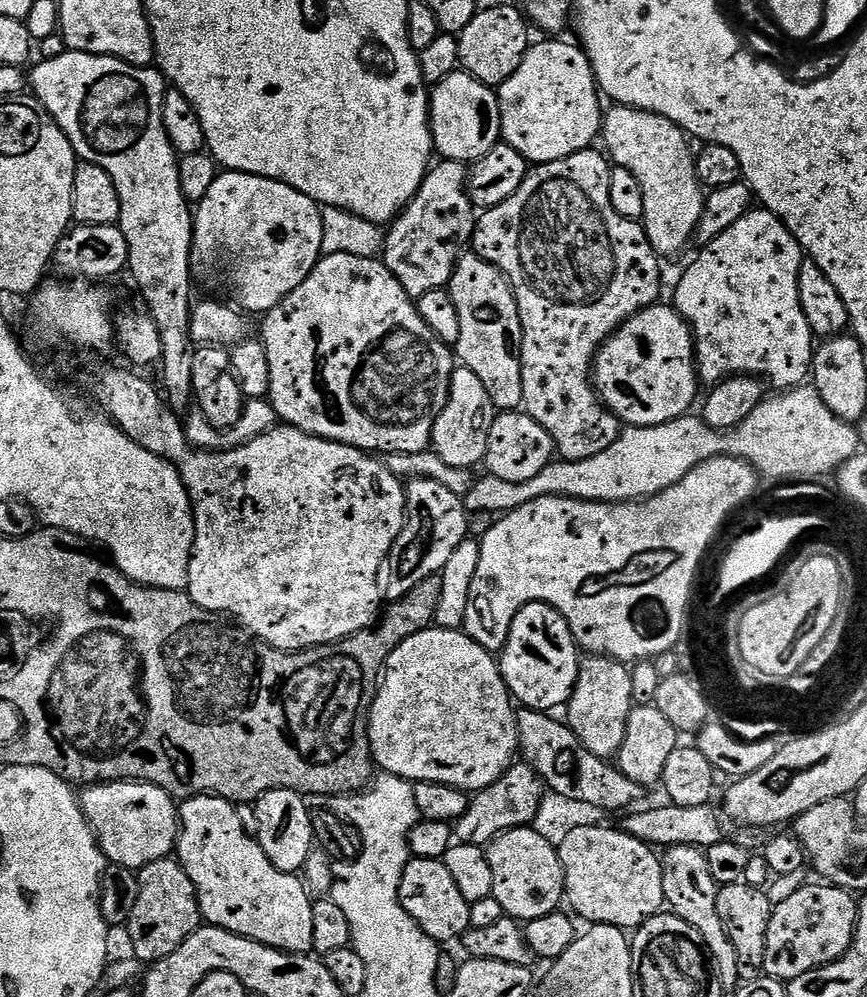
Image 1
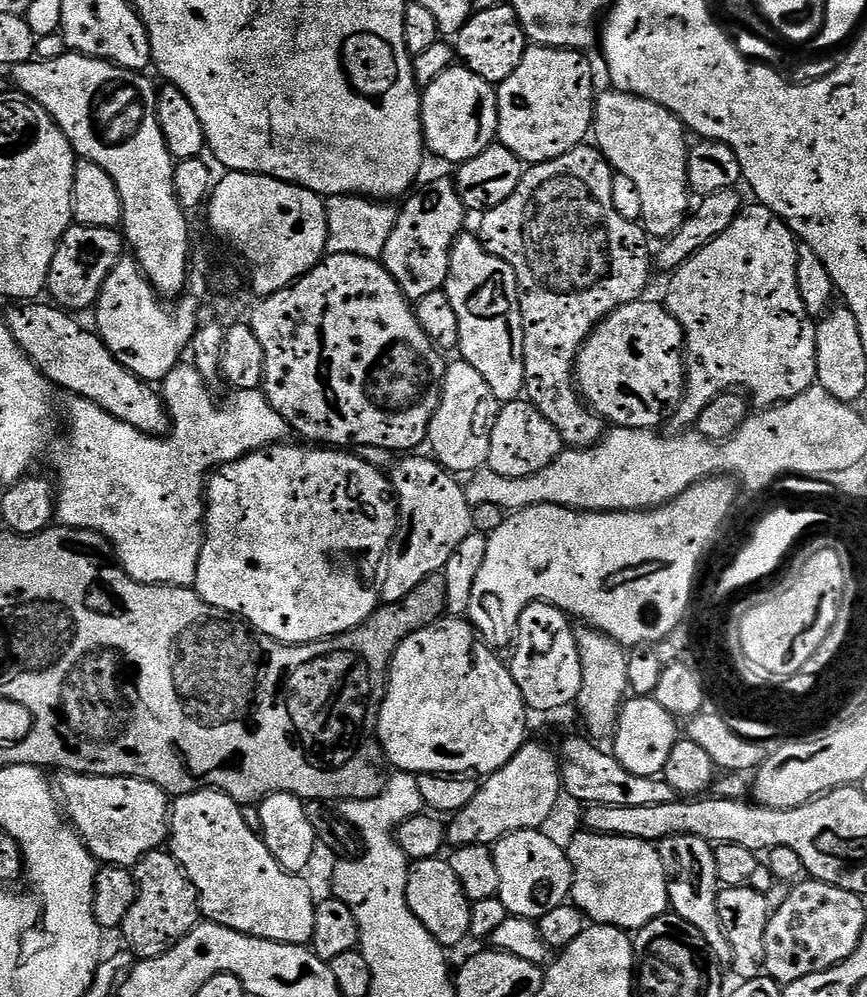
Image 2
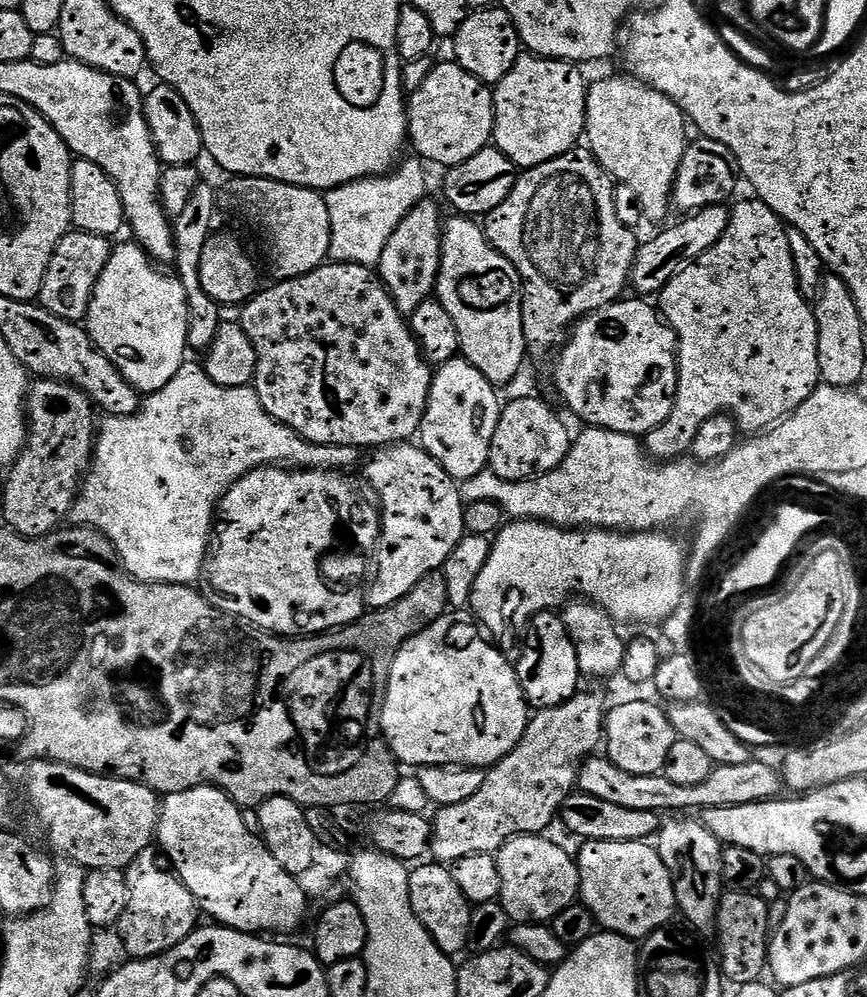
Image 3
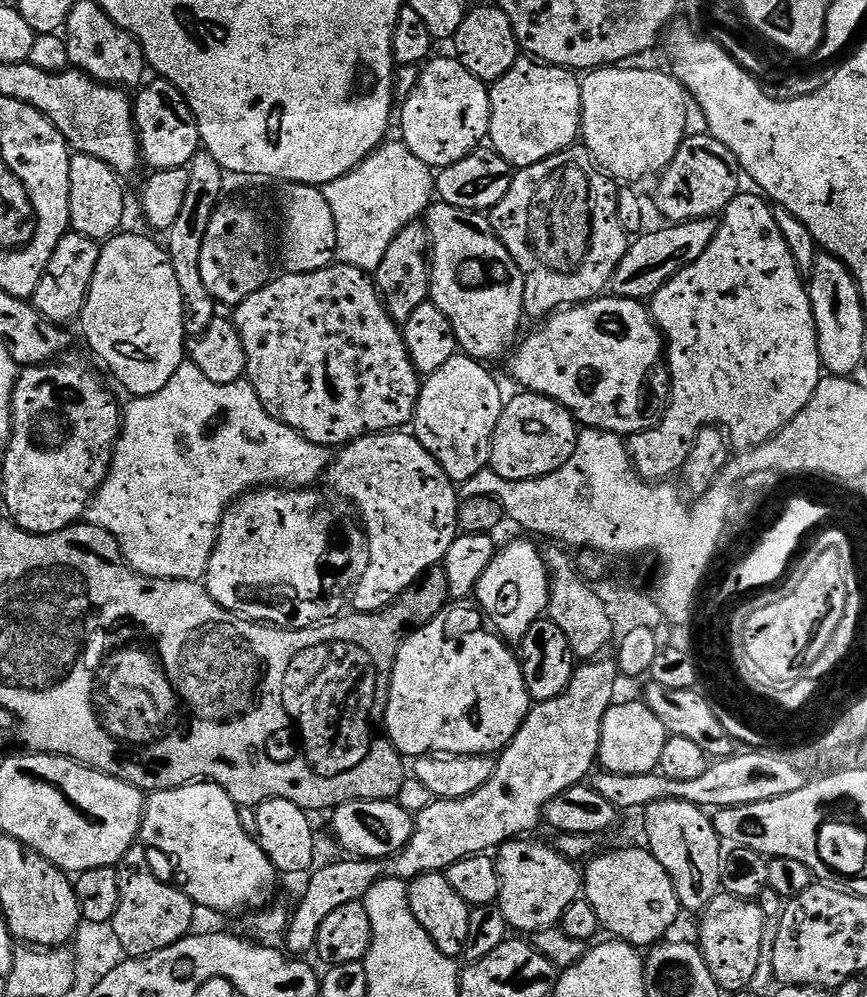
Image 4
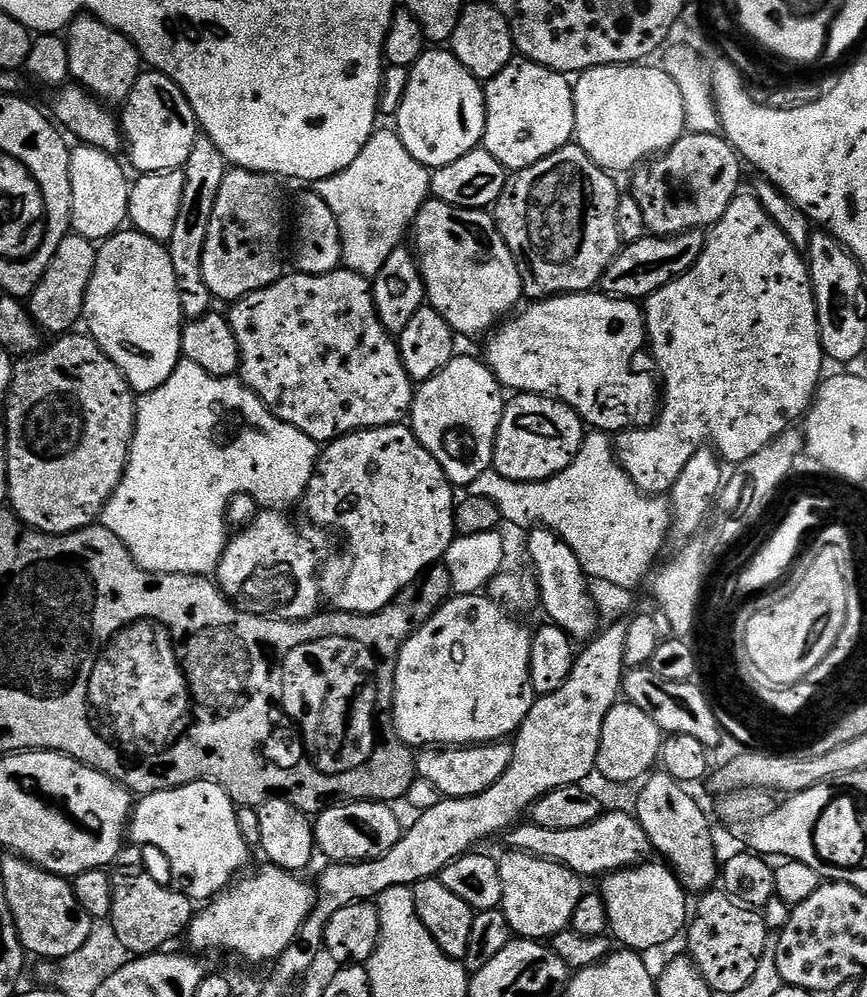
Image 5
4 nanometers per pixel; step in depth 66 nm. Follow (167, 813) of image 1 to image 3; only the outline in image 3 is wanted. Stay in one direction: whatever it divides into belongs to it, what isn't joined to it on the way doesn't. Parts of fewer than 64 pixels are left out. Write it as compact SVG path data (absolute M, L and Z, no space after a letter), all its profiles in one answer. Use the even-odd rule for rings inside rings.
M34 760L27 765L28 768L24 772L24 792L28 795L28 804L32 807L34 815L40 819L40 824L44 827L44 832L48 835L48 840L54 847L65 852L71 861L83 866L85 869L91 870L94 868L122 868L127 869L127 866L132 859L142 850L146 850L153 843L156 835L156 824L160 820L160 805L157 793L153 792L144 784L136 784L133 780L118 780L111 776L95 776L93 772L83 772L77 768L71 768L65 764L56 764L53 760Z

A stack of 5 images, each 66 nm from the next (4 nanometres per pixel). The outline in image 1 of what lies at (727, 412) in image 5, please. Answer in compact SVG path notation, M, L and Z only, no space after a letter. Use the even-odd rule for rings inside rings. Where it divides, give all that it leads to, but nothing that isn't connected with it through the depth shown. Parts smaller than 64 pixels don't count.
M749 210L730 226L730 230L722 230L714 242L699 249L696 261L681 274L676 284L674 307L691 327L696 371L705 385L747 374L763 378L769 385L772 383L776 387L773 389L791 390L809 379L814 355L814 333L798 294L798 274L806 253L783 220L770 211L756 211Z

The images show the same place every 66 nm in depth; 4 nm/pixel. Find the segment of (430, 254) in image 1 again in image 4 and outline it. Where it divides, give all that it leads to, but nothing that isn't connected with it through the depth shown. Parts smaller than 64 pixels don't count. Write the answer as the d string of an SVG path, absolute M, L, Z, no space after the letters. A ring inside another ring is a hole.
M423 223L407 224L400 231L398 238L390 242L390 250L386 250L386 258L382 258L382 266L374 273L376 288L380 292L380 299L385 308L399 325L404 325L429 299L432 287L432 269L430 267L430 237L428 229Z

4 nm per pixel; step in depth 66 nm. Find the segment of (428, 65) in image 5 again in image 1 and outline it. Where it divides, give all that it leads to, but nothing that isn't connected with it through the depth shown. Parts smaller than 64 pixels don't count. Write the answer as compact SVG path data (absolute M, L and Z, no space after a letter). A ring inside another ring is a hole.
M457 70L430 92L430 123L435 151L445 160L475 162L501 143L500 97L469 72Z

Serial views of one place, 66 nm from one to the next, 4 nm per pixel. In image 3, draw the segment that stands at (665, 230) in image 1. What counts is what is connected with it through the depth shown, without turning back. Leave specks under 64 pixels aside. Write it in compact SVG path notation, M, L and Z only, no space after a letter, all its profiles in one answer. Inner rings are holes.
M612 76L609 80L600 80L595 85L594 83L588 90L588 113L586 114L586 122L584 123L586 129L586 144L590 149L593 156L595 156L598 163L604 167L604 171L612 177L613 181L629 184L634 186L634 190L638 190L640 195L640 205L644 211L645 217L650 221L660 220L668 212L668 207L671 209L674 204L674 189L676 187L676 175L680 169L680 163L682 162L682 154L688 149L690 143L690 135L688 136L689 125L686 123L686 117L684 111L677 106L674 101L666 94L662 94L658 90L654 90L649 84L644 84L640 80L635 78L623 78L619 80L618 77Z

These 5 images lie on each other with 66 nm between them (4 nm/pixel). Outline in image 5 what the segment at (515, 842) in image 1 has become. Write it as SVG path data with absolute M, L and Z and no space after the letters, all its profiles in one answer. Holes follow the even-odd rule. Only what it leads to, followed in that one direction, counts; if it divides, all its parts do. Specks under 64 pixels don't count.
M505 851L504 857L499 857L500 877L502 878L502 898L504 903L502 910L508 919L508 925L512 928L517 937L526 940L547 941L558 933L565 931L572 923L574 906L584 896L585 885L582 886L581 877L577 876L568 868L556 864L553 860L543 860L537 856L532 856L528 852Z

